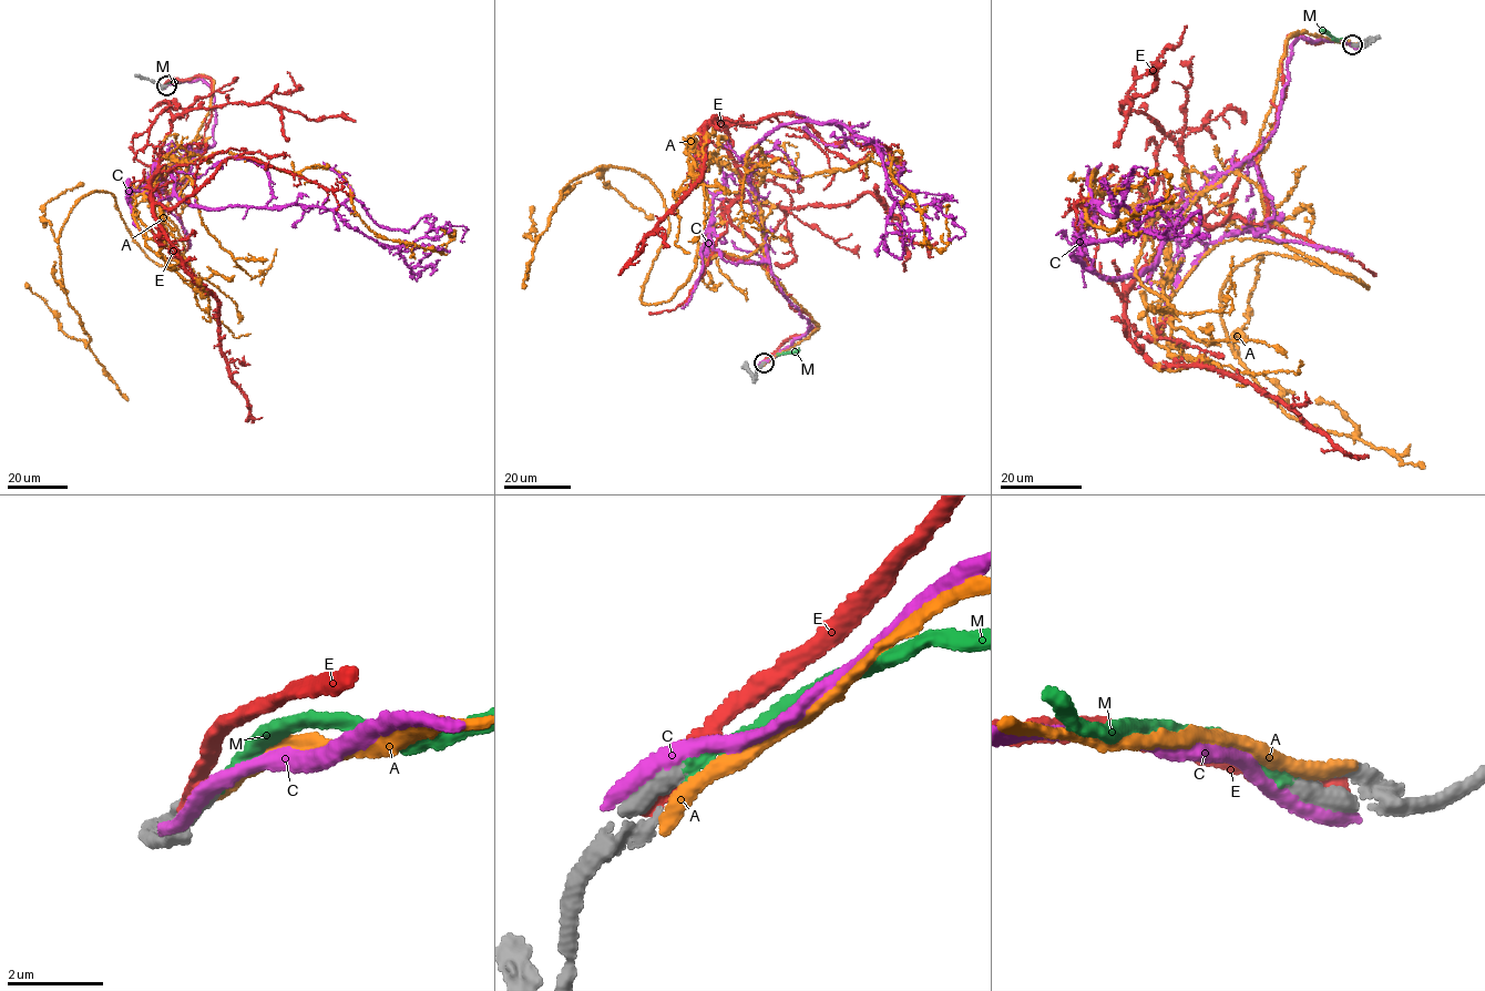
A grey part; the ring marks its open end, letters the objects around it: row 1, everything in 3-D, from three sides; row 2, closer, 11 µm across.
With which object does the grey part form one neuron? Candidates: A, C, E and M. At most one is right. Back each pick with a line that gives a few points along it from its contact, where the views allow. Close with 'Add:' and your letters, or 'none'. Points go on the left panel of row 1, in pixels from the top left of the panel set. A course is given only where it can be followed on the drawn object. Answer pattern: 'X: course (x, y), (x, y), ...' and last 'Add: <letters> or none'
M: course (166, 85), (195, 78)
Add: M

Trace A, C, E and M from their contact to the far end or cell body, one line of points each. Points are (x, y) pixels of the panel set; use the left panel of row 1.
A: (166, 85), (214, 82), (164, 212), (182, 258), (145, 255), (95, 190), (59, 239), (88, 343), (26, 282)
C: (164, 88), (214, 98), (214, 143), (172, 163), (191, 204), (464, 242)
E: (165, 87), (211, 81), (200, 147), (149, 184), (165, 238), (219, 304), (221, 348), (251, 409), (245, 420)
M: (166, 85), (195, 78)

